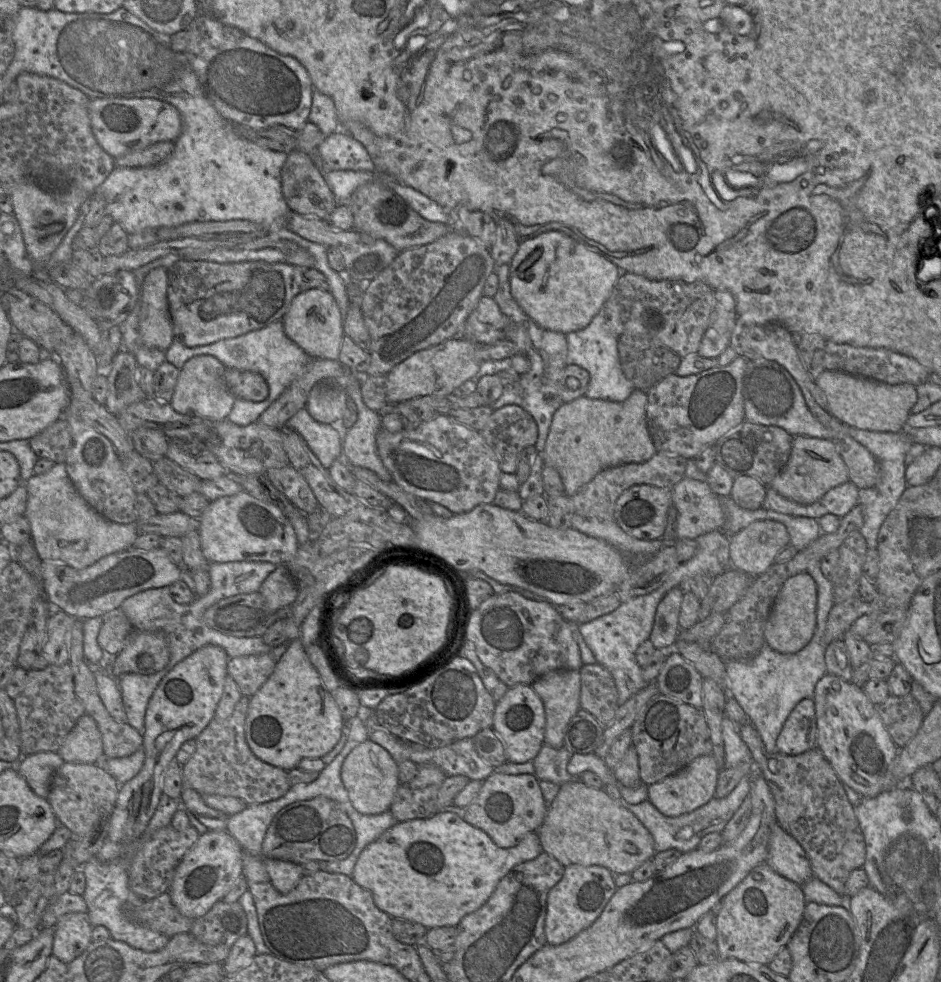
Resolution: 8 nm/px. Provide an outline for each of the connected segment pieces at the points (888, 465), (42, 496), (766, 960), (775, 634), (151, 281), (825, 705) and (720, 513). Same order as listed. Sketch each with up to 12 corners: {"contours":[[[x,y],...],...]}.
{"contours":[[[847,427],[879,463],[880,479],[859,489],[859,532],[877,550],[880,528],[908,487],[906,431]],[[64,463],[26,482],[25,517],[42,561],[83,569],[131,548]],[[766,863],[721,901],[719,958],[768,965],[802,921],[800,885]],[[810,574],[780,589],[764,631],[784,654],[815,632],[817,584]],[[168,269],[145,277],[139,337],[166,351],[174,340],[167,300]],[[827,672],[816,748],[862,799],[888,791],[900,748],[863,688]],[[684,477],[671,488],[676,539],[723,529],[721,497]]]}

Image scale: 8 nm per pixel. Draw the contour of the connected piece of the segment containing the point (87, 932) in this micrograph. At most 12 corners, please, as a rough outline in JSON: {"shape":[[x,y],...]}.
{"shape":[[87,913],[54,926],[52,955],[69,963],[92,942]]}

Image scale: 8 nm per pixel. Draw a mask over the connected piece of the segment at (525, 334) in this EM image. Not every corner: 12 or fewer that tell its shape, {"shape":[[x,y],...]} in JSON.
{"shape":[[510,264],[495,269],[506,339],[530,361],[490,407],[518,405],[542,453],[562,406],[567,338],[529,318],[511,294]]}

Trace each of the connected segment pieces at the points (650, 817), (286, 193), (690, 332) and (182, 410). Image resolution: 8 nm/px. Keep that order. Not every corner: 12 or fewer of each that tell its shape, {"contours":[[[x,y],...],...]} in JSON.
{"contours":[[[753,774],[726,797],[677,817],[649,800],[626,807],[648,830],[656,853],[697,849],[723,831],[749,795]],[[301,150],[281,169],[290,211],[327,221],[339,201]],[[622,272],[609,328],[698,352],[715,290]],[[214,356],[189,359],[169,402],[227,420],[235,397]]]}

